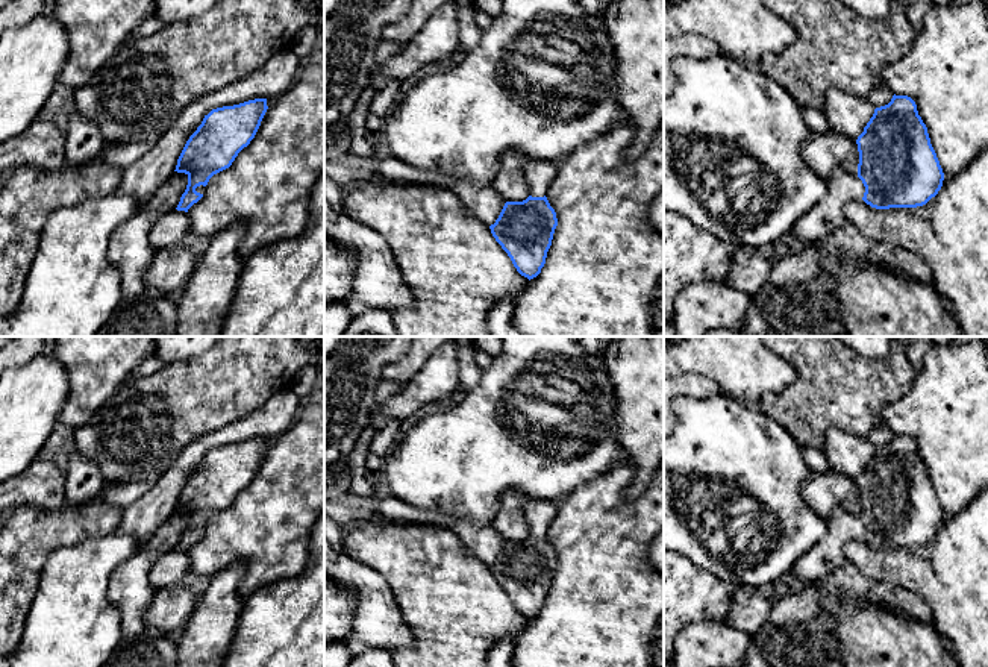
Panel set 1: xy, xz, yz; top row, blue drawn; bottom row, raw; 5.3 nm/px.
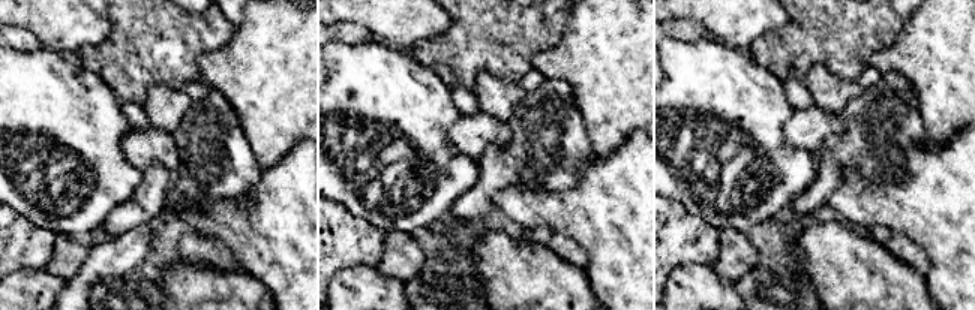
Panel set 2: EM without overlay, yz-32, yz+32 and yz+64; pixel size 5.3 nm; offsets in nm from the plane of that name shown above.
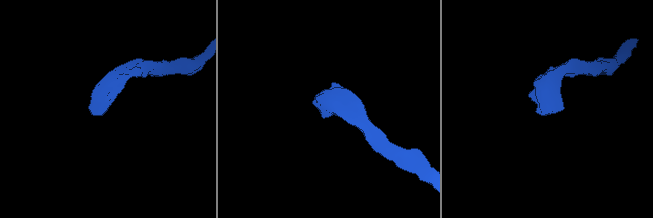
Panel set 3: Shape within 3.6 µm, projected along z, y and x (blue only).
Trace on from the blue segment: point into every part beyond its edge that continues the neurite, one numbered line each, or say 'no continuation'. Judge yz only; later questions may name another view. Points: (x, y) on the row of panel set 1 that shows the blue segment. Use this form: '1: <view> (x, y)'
1: yz (828, 216)

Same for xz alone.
1: xz (538, 175)

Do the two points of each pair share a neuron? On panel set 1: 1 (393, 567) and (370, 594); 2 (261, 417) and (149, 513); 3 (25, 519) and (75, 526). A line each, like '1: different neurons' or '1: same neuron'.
1: different neurons
2: same neuron
3: same neuron

